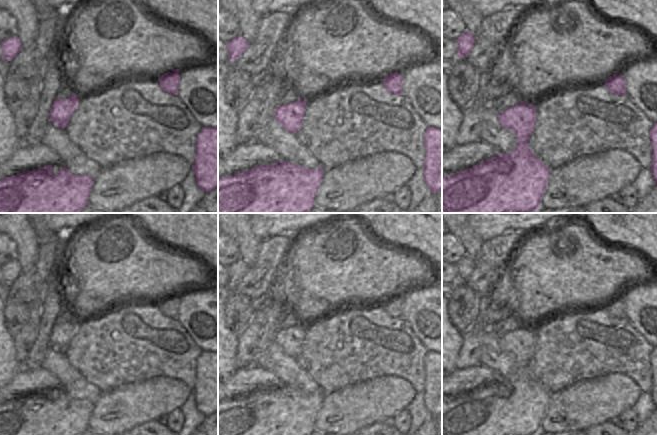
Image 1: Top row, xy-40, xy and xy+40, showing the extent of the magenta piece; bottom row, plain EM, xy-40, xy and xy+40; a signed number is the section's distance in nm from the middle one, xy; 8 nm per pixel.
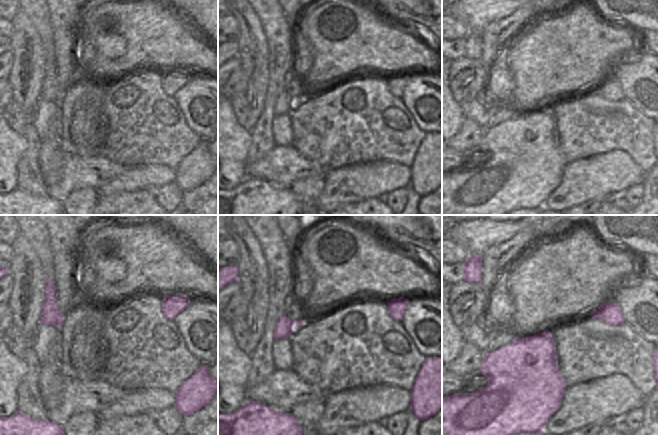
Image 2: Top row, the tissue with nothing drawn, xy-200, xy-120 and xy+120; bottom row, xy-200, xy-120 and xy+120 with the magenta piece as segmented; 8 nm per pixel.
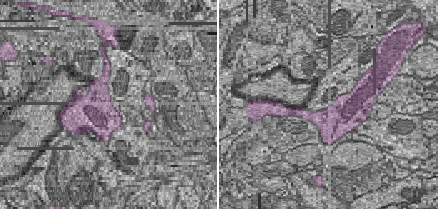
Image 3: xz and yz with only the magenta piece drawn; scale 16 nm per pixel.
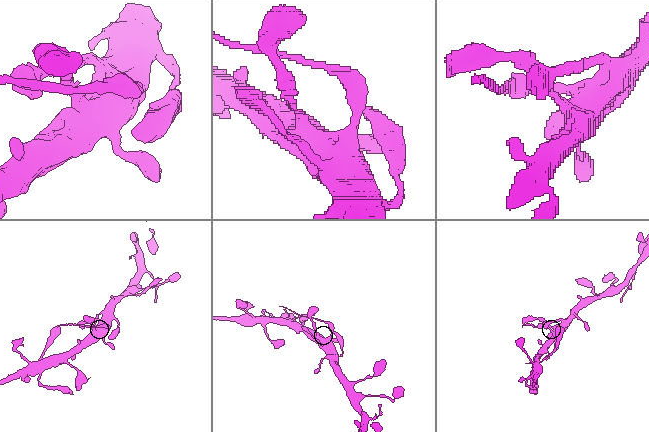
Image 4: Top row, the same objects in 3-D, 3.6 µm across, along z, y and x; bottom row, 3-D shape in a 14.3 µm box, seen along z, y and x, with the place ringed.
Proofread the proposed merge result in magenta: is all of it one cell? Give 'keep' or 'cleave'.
cleave

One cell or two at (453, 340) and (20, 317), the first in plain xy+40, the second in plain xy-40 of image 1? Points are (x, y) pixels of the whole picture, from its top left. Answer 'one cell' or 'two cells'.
two cells

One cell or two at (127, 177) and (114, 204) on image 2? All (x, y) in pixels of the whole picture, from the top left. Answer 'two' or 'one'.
two

